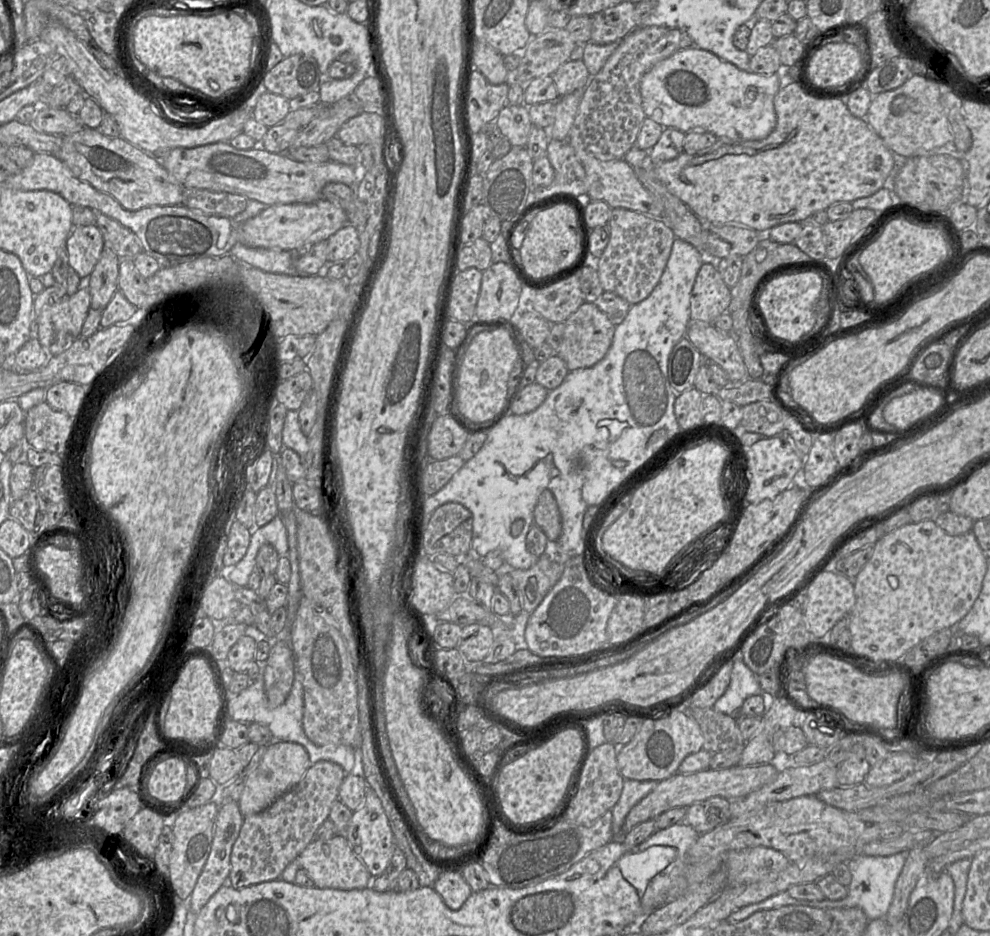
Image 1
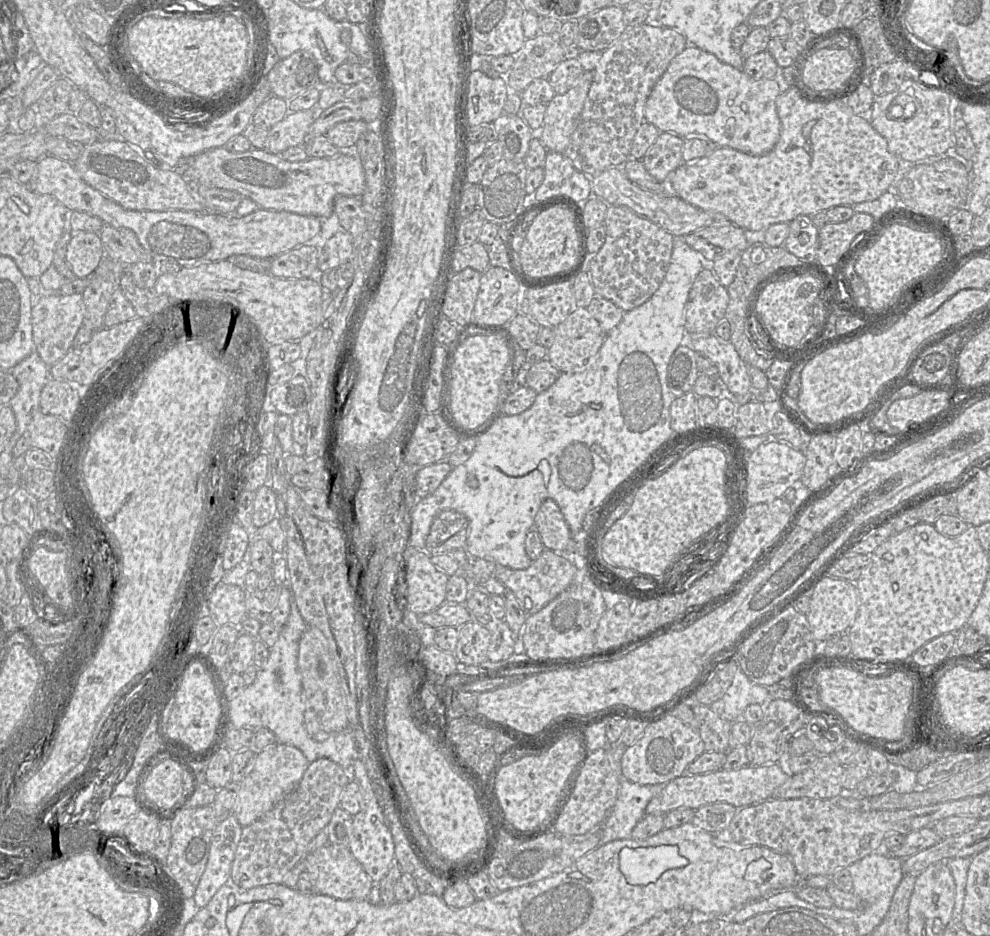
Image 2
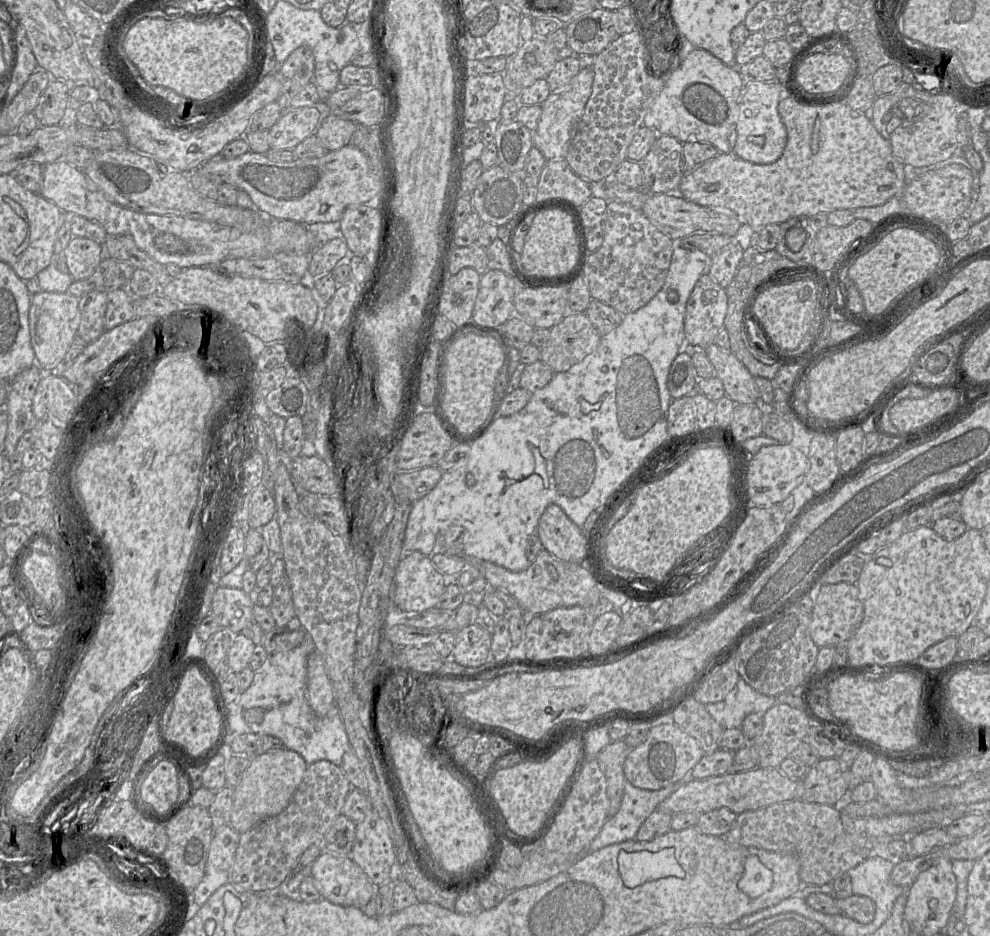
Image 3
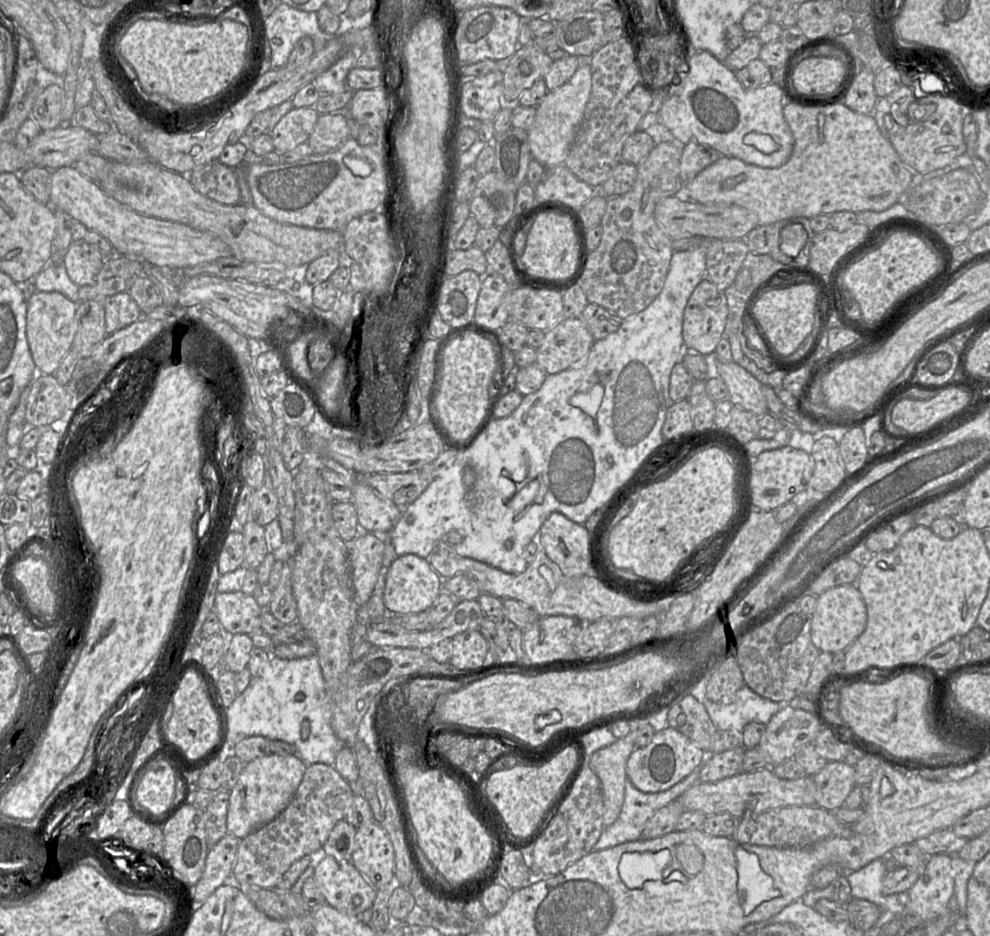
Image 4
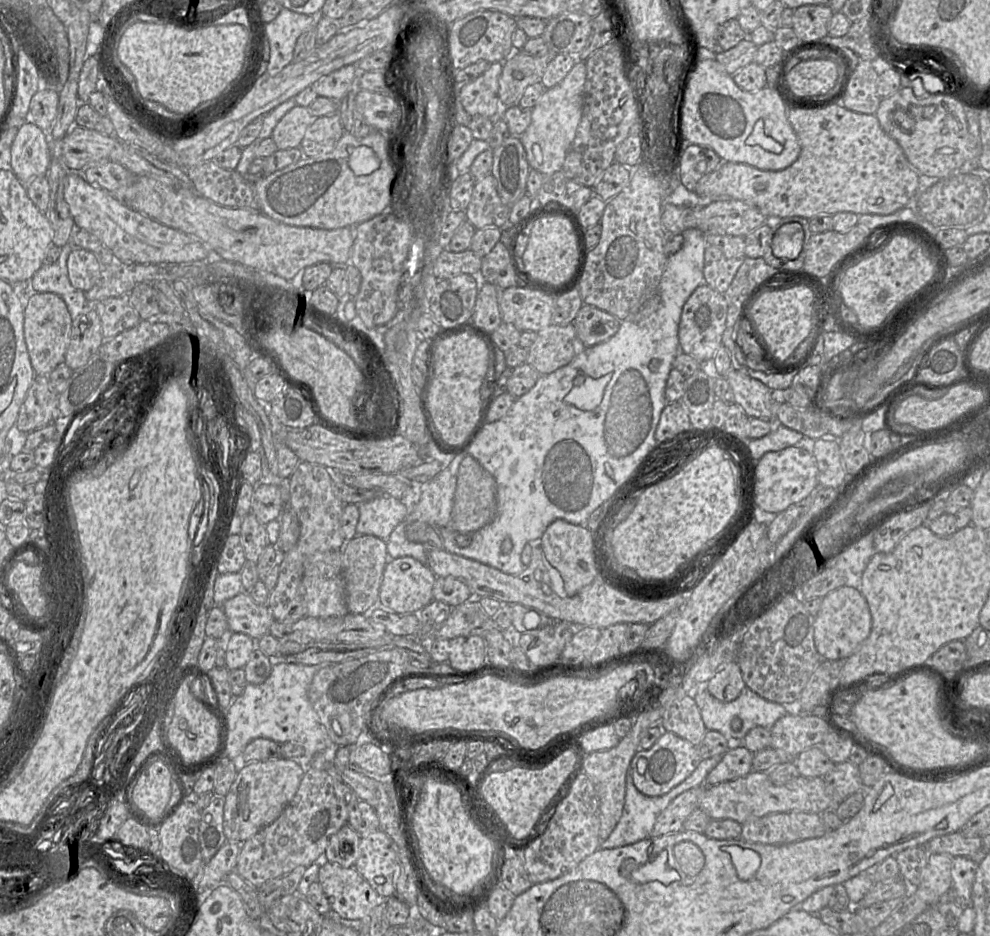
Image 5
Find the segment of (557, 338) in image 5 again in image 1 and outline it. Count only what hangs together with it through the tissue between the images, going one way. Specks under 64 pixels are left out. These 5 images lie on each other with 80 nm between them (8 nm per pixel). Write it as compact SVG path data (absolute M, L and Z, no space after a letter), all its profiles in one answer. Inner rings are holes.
M583 302L564 323L562 342L554 353L565 362L569 371L591 367L606 355L612 344L616 326L594 303Z

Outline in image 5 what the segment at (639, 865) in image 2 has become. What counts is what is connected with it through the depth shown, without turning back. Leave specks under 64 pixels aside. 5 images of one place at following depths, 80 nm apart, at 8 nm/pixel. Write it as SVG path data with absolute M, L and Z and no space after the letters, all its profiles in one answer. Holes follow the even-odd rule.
M663 850L658 856L649 862L635 868L633 859L626 859L621 865L621 874L630 876L636 883L644 884L650 881L660 881L665 885L680 881L679 873L668 866L668 853Z

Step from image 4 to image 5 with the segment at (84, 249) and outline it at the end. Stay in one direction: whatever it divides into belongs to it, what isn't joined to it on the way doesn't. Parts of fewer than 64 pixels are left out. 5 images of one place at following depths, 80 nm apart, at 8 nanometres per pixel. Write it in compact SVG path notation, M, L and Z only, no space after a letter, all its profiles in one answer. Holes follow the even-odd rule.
M74 249L68 256L68 277L73 287L83 292L92 289L104 269L95 254L87 249Z

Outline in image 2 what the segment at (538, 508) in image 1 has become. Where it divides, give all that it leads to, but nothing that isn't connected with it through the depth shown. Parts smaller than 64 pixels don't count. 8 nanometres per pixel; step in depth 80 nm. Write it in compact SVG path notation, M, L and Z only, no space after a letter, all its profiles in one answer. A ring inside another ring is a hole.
M547 498L536 517L535 527L540 534L545 549L575 556L575 540L557 503Z

